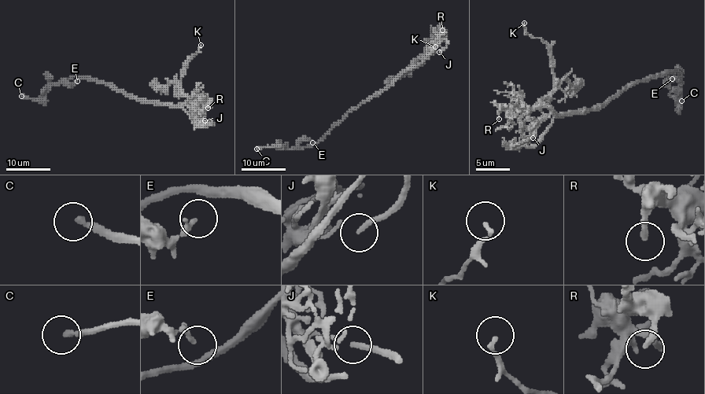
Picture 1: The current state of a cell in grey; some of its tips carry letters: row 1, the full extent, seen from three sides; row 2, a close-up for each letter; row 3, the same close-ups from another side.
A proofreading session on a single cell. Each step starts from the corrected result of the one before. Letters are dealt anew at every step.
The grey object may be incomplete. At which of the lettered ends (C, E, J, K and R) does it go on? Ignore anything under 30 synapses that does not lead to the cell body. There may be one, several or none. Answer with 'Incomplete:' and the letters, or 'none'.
Incomplete: C, J

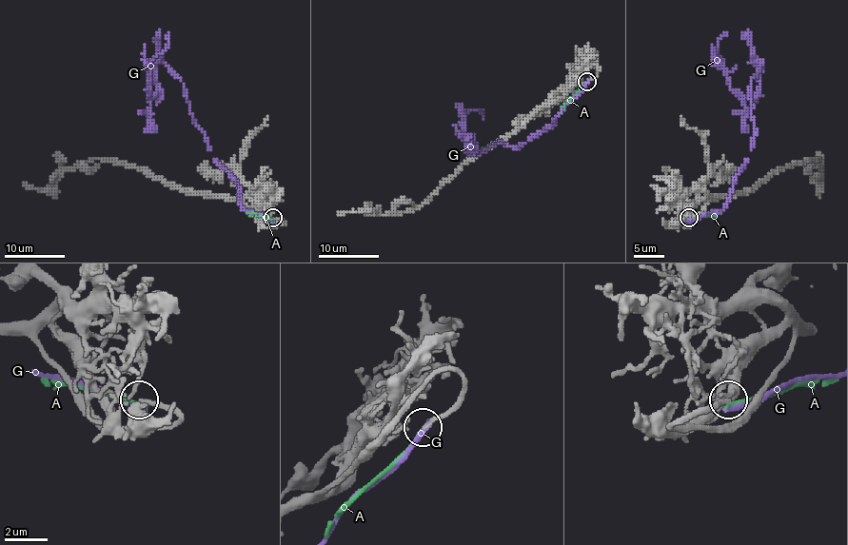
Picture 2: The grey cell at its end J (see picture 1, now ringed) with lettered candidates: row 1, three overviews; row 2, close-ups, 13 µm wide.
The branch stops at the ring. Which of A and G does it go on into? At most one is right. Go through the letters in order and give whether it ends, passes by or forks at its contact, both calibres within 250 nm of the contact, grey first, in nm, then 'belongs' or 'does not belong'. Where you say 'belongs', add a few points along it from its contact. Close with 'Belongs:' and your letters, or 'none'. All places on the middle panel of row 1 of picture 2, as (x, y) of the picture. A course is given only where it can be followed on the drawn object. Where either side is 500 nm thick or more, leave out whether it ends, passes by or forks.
A: it ends there; 240 nm thick on the grey side, 190 nm on the other; does not belong
G: it ends there; 140 nm thick on the grey side, 320 nm on the other; does not belong
Belongs: none

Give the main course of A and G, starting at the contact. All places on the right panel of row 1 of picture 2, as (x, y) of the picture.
A: (688, 220), (719, 212)
G: (689, 220), (725, 205), (754, 135), (748, 86), (761, 61), (758, 93), (739, 96), (718, 55), (725, 32)

